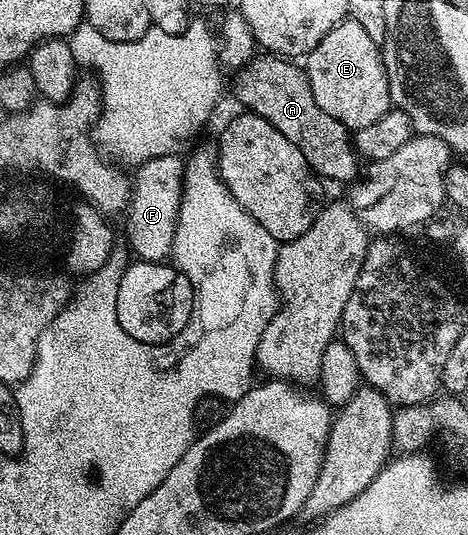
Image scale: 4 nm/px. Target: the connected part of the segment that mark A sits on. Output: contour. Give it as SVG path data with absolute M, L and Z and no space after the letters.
M257 55L236 70L234 77L237 78L233 81L233 93L241 107L267 119L287 143L301 152L318 178L346 183L358 180L359 158L352 146L350 130L339 123L339 119L331 119L331 115L315 103L315 95L311 95L309 80L300 64L284 57Z

